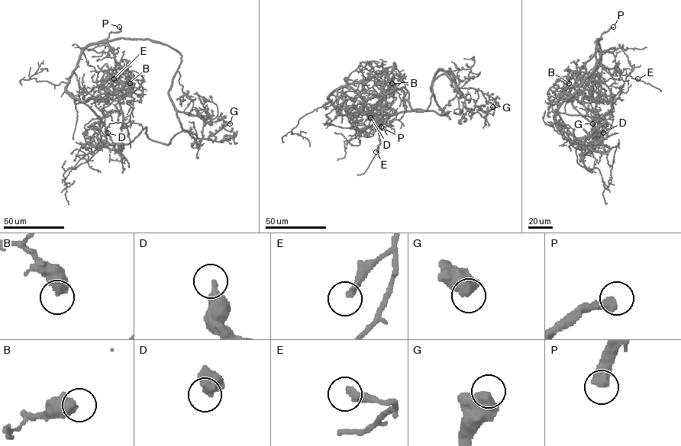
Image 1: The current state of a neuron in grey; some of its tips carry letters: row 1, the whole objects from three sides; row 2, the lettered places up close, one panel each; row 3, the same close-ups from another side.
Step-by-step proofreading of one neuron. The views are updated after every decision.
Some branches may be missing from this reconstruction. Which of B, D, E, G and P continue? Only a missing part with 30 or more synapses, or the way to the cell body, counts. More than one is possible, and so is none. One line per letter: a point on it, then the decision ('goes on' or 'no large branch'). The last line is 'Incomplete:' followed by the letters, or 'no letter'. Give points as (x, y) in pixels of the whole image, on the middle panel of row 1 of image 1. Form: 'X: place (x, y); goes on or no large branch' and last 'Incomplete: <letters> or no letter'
B: place (392, 83); no large branch
D: place (370, 117); goes on
E: place (376, 152); no large branch
G: place (492, 107); no large branch
P: place (381, 126); goes on
Incomplete: D, P

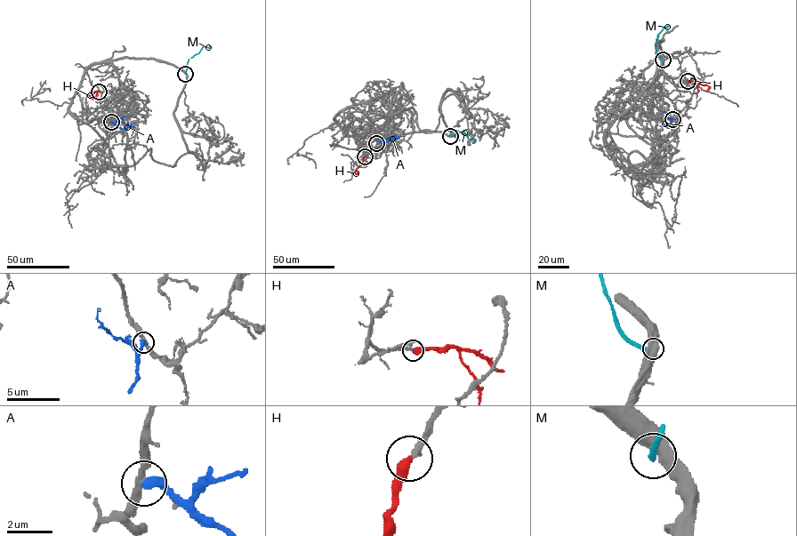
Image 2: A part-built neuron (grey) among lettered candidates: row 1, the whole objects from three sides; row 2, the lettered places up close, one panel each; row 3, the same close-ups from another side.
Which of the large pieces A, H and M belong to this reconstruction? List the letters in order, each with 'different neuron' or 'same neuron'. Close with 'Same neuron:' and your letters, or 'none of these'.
A: different neuron
H: same neuron
M: different neuron
Same neuron: H

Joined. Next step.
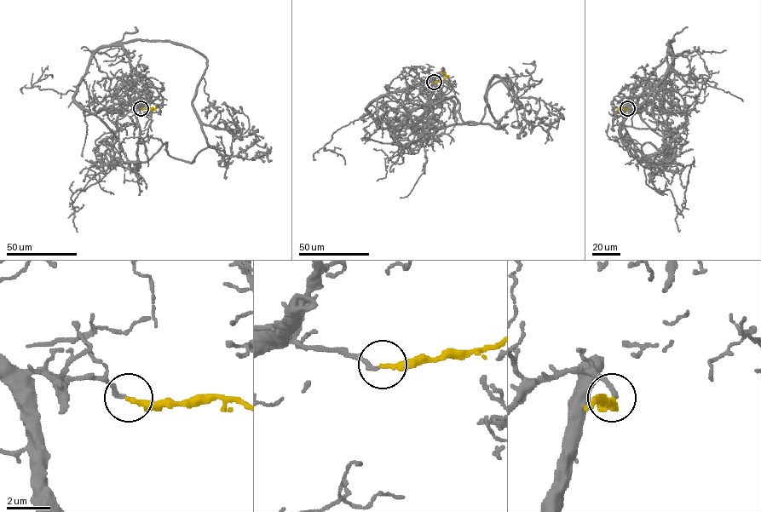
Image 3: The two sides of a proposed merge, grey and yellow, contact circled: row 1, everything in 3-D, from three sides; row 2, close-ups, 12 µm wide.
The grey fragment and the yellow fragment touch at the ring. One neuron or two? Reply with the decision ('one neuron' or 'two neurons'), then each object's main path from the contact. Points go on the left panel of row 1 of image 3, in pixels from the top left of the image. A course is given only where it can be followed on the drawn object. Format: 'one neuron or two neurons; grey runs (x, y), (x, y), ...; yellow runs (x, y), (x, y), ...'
one neuron; grey runs (141, 108), (142, 141), (159, 138), (192, 163), (207, 146), (193, 103), (203, 77), (205, 110), (221, 107); yellow runs (141, 108), (152, 107), (150, 111)

